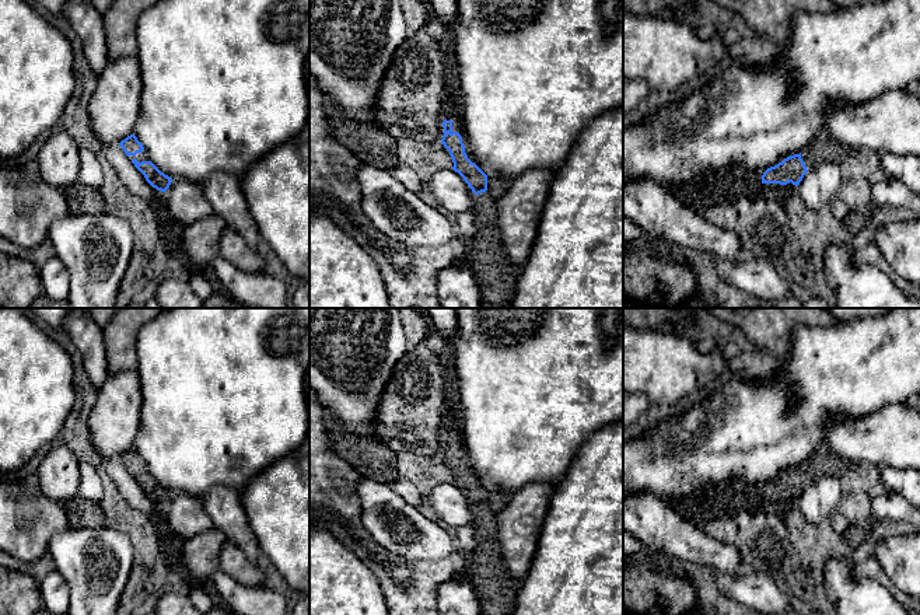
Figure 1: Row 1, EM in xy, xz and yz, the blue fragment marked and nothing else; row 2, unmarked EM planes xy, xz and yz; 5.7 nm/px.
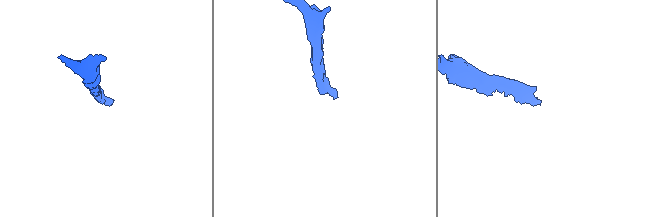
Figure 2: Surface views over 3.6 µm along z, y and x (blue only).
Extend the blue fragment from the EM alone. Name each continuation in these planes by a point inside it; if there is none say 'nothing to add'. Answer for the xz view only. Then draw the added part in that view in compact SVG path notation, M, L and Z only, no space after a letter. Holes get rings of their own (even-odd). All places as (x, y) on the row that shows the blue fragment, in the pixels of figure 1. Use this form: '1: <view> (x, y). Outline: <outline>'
1: xz (496, 279). Outline: M471 189L471 195L476 233L466 259L480 291L482 307L511 308L518 272L504 256L497 203L489 191L475 195Z

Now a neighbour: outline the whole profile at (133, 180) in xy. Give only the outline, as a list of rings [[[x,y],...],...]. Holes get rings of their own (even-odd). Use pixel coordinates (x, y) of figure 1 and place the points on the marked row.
[[[101,140],[98,143],[102,147],[102,157],[112,164],[125,186],[154,207],[157,199],[165,192],[157,191],[146,181],[119,144],[105,144]]]

